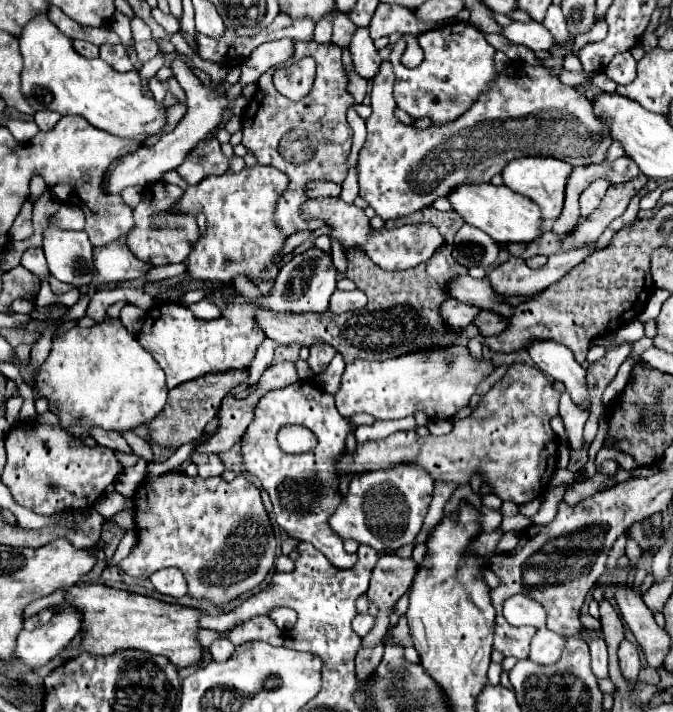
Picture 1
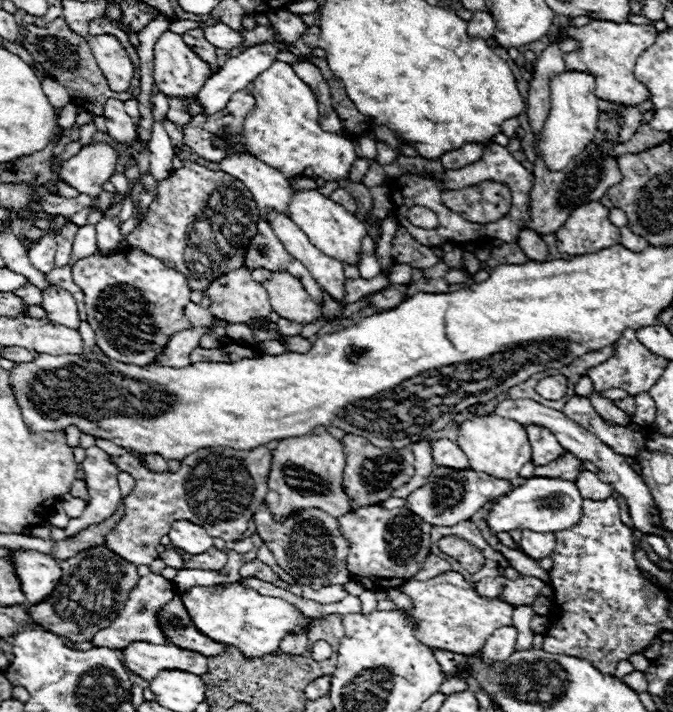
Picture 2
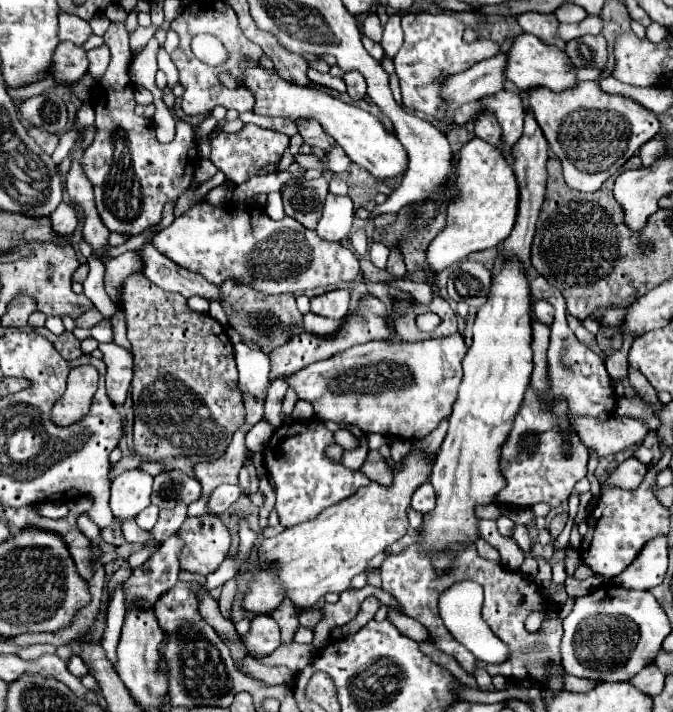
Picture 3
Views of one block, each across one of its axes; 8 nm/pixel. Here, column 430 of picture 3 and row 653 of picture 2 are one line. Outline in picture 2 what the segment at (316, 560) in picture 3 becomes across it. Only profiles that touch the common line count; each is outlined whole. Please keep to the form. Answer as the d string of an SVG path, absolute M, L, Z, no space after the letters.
M446 572L424 582L408 580L402 586L402 592L412 598L412 610L402 610L386 598L386 592L376 592L378 610L400 610L402 614L414 618L414 622L418 624L414 630L416 640L430 648L450 650L454 654L478 652L478 648L484 646L486 638L492 636L496 628L500 628L502 624L512 624L514 608L510 608L510 604L480 598L476 590L458 572Z

